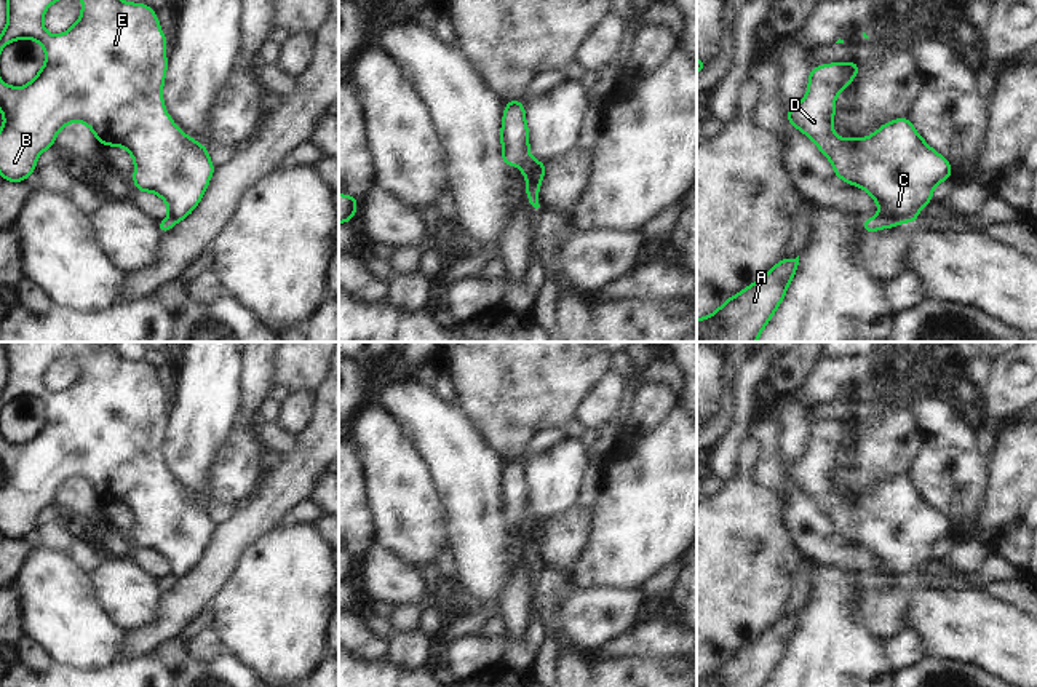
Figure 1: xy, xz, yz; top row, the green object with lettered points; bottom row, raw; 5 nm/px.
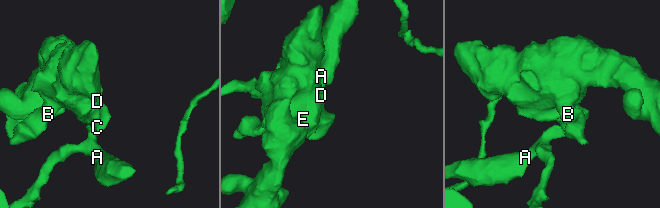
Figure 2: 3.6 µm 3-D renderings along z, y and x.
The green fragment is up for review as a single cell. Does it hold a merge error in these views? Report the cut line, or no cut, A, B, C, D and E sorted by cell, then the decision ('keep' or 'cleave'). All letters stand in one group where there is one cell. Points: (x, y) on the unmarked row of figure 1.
cut in yz along (878, 574), (901, 580); A / B C D E; cleave

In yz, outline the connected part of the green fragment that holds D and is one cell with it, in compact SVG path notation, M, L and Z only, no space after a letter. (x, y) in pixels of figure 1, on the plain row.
M860 420L812 425L805 455L791 468L786 468L786 475L828 514L839 537L864 546L876 558L880 567L877 575L916 580L919 569L932 561L933 546L941 538L952 535L951 521L927 503L909 476L892 478L869 495L861 497L842 497L832 490L834 459L858 433L858 427Z

